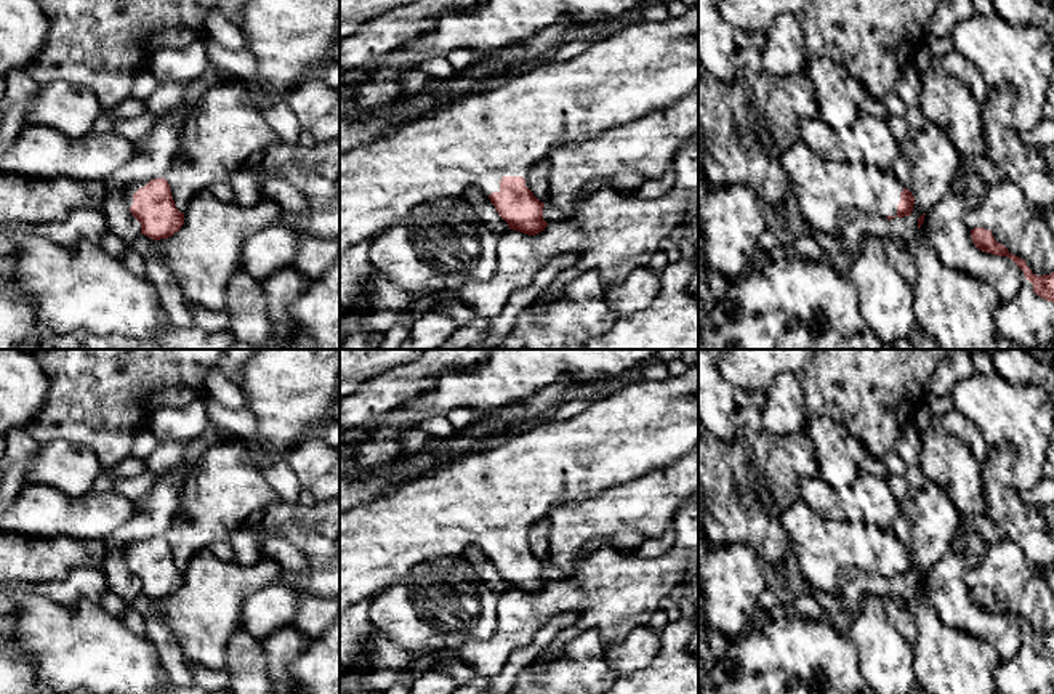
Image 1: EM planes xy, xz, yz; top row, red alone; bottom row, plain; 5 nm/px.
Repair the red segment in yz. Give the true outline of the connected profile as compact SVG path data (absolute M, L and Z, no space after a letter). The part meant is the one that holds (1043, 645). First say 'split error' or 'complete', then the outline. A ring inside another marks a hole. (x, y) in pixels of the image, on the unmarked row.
complete; M974 587L971 588L971 596L979 609L1011 617L1024 630L1025 638L1032 641L1033 651L1054 662L1054 631L1044 635L1033 633L1025 619L1012 614L1003 603L996 601L988 588Z

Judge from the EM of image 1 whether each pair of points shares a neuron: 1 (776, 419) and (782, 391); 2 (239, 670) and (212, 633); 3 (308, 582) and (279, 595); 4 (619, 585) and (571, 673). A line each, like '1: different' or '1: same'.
1: same
2: different
3: different
4: different

